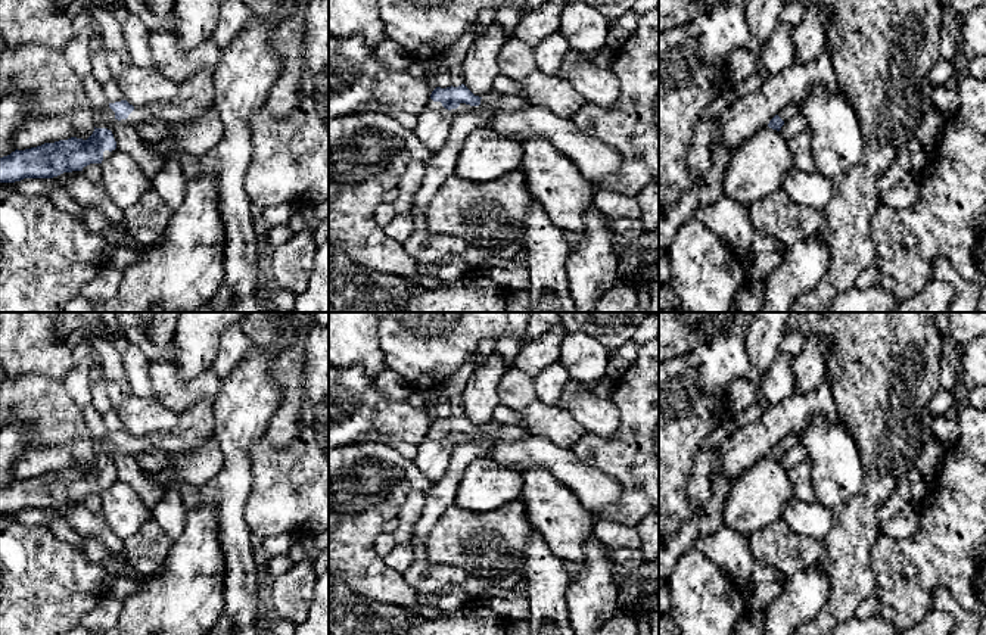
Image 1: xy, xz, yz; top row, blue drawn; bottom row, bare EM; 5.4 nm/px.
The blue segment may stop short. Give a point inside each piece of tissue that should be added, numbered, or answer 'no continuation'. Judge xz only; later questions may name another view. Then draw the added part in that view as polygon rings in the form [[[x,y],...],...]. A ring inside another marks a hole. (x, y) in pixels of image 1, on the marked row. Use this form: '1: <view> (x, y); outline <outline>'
1: xz (494, 102); outline [[[494,90],[482,96],[479,106],[470,106],[466,103],[460,103],[457,109],[451,109],[454,115],[470,113],[476,110],[488,109],[491,112],[491,118],[500,112],[516,112],[520,109],[526,109],[531,103],[519,96],[501,96]]]

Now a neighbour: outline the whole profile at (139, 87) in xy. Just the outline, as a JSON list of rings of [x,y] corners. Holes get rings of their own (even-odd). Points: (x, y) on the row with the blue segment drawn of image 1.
[[[130,63],[116,84],[124,100],[137,108],[153,102],[171,100],[178,90],[178,84],[165,78],[158,71],[143,69],[133,63]]]

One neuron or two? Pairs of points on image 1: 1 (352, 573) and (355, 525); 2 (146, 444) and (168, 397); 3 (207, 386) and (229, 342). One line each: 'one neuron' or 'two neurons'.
1: one neuron
2: two neurons
3: two neurons

